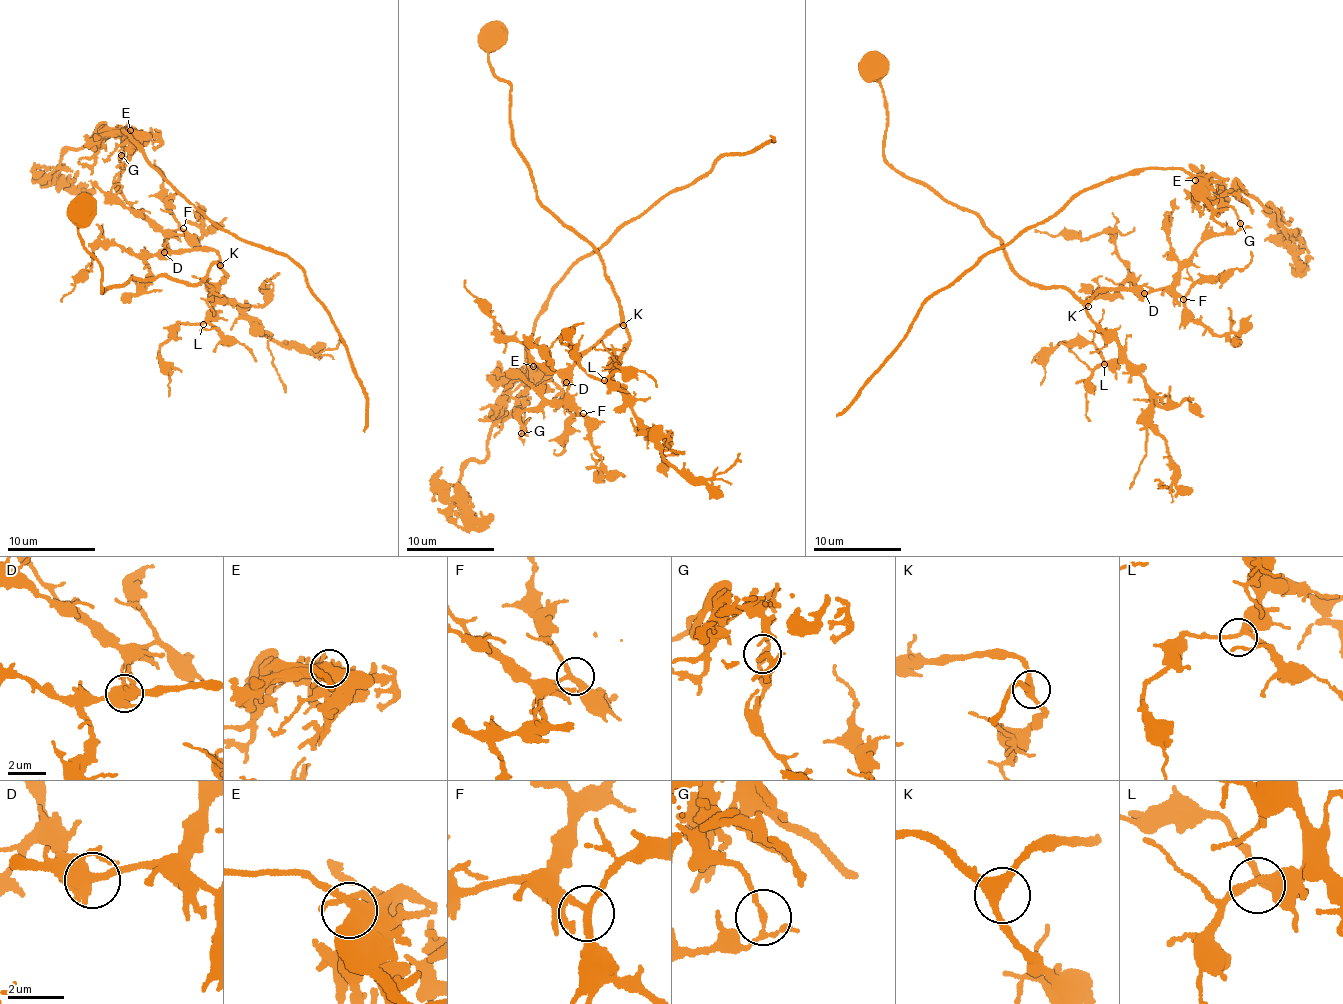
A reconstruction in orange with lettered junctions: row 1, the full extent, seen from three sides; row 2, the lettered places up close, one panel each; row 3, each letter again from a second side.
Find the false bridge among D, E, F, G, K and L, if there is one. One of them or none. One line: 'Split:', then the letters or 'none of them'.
Split: G

